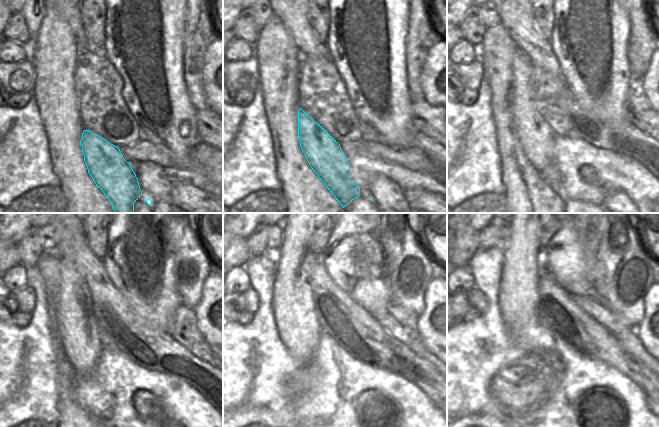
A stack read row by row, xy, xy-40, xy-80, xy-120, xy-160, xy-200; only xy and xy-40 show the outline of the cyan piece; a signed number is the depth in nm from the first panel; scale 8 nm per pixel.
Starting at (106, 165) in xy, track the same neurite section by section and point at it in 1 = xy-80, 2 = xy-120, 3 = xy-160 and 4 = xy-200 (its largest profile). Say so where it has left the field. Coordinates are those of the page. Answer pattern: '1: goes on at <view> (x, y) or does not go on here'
1: goes on at xy-80 (535, 135)
2: goes on at xy-120 (73, 323)
3: goes on at xy-160 (293, 301)
4: goes on at xy-200 (518, 295)

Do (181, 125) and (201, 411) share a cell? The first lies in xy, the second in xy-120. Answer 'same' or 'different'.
different

